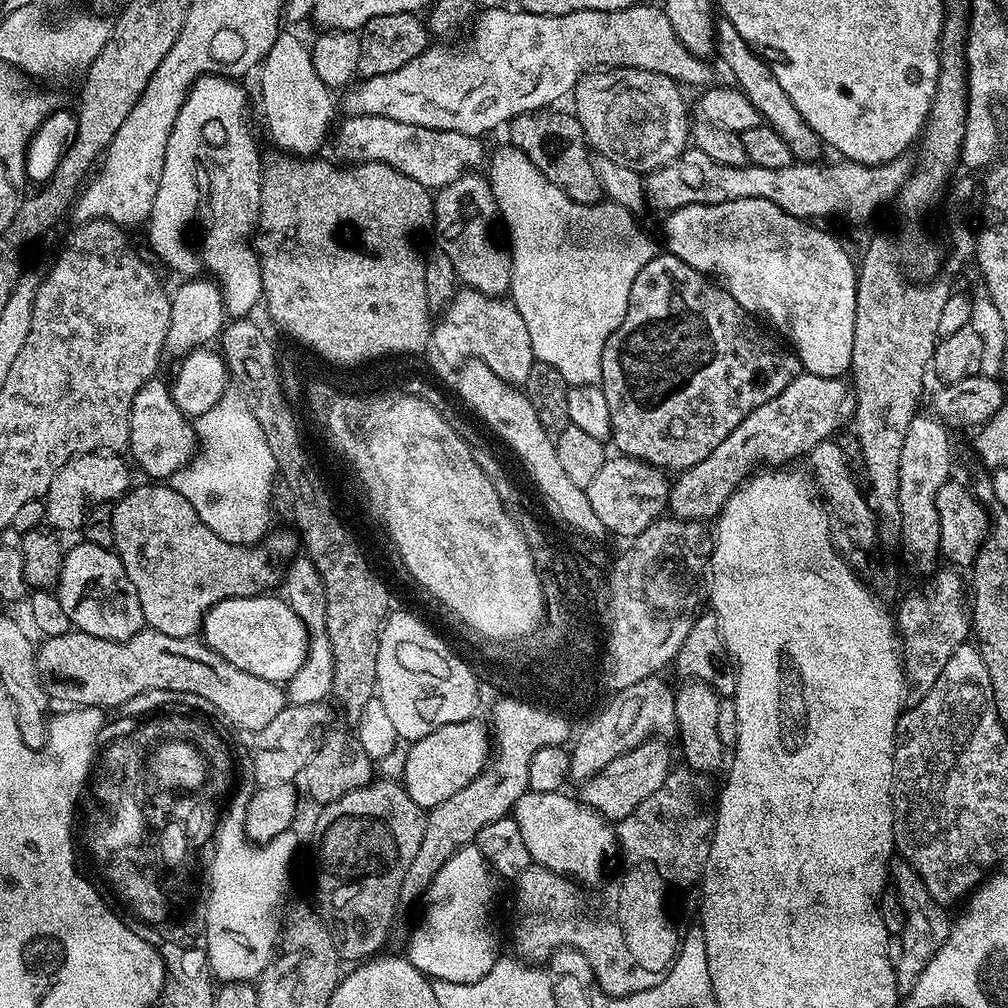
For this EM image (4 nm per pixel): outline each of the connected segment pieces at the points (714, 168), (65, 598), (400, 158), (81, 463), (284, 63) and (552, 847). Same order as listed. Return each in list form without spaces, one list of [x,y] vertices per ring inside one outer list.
[[[692,146],[676,160],[661,164],[646,176],[644,191],[649,205],[661,208],[664,214],[671,214],[677,208],[694,206],[695,204],[718,204],[736,199],[770,199],[772,188],[776,188],[776,170],[766,170],[755,166],[735,168],[722,166],[710,158],[710,154],[702,154],[702,150]]]
[[[76,544],[69,547],[64,554],[64,565],[58,585],[58,597],[62,610],[69,616],[73,629],[97,636],[103,640],[131,640],[137,632],[145,627],[142,606],[138,602],[136,587],[133,586],[124,563],[111,547],[103,548],[100,544]]]
[[[351,115],[342,126],[342,138],[357,161],[388,163],[429,190],[439,190],[457,180],[484,156],[477,137],[398,122],[382,115]]]
[[[81,454],[75,460],[62,465],[44,500],[47,523],[57,533],[72,532],[88,520],[88,511],[99,506],[103,500],[115,502],[133,487],[128,464],[120,454]]]
[[[279,33],[261,70],[262,104],[275,144],[298,158],[317,155],[334,118],[334,104],[331,89],[314,68],[311,49],[294,35]]]
[[[526,791],[515,804],[512,817],[516,822],[530,818],[530,828],[519,826],[519,829],[533,863],[575,878],[579,883],[594,882],[600,876],[606,856],[615,851],[615,831],[595,808],[565,794]]]

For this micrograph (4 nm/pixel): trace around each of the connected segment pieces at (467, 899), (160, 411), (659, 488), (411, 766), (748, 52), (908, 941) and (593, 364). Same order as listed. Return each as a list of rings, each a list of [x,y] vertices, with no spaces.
[[[474,846],[458,849],[442,867],[435,871],[435,876],[426,888],[428,909],[420,920],[420,925],[412,932],[412,941],[406,951],[407,960],[419,972],[433,981],[447,982],[449,985],[470,984],[482,978],[497,962],[496,932],[492,929],[492,911],[496,908],[496,884],[494,873],[482,854]]]
[[[153,378],[140,387],[134,396],[130,416],[130,434],[127,447],[132,448],[140,468],[145,472],[145,477],[156,482],[164,482],[176,471],[183,469],[193,459],[194,444],[188,440],[180,440],[184,436],[184,421],[186,416],[176,405],[173,389],[169,381]]]
[[[625,456],[613,457],[605,459],[602,470],[587,485],[586,491],[592,508],[606,526],[607,531],[632,540],[651,523],[658,520],[665,511],[669,501],[670,480],[665,477],[663,469],[642,460]]]
[[[477,718],[447,724],[411,745],[408,765],[404,768],[402,787],[417,806],[425,810],[439,809],[452,794],[458,794],[490,760],[490,728]]]
[[[727,18],[716,20],[716,42],[719,51],[721,53],[724,51],[725,66],[732,71],[733,78],[740,83],[739,91],[747,96],[761,117],[771,124],[773,130],[782,134],[786,146],[790,146],[793,157],[800,162],[819,161],[820,148],[822,149],[820,135],[802,118],[802,114],[794,106],[786,90],[782,90],[782,86],[776,81],[776,75],[772,73],[769,61],[765,60],[763,55],[757,54],[752,45],[746,43],[742,34],[734,30],[734,26]]]
[[[915,871],[900,872],[896,876],[894,891],[900,897],[900,905],[904,911],[904,930],[899,933],[902,942],[902,954],[895,961],[896,970],[896,991],[900,994],[907,994],[916,979],[926,970],[930,958],[938,954],[938,950],[946,942],[948,929],[950,927],[950,916],[943,907],[933,900],[926,890],[924,879]]]
[[[505,144],[504,147],[495,152],[490,168],[490,178],[494,188],[494,196],[498,204],[497,211],[500,213],[500,216],[508,216],[507,220],[510,220],[508,224],[512,224],[510,228],[514,228],[514,232],[516,232],[516,236],[510,237],[516,238],[516,250],[510,254],[512,257],[510,298],[518,309],[529,331],[533,357],[539,363],[548,364],[559,369],[560,373],[567,378],[569,385],[575,387],[584,387],[590,384],[597,385],[601,378],[602,350],[605,349],[605,344],[609,340],[610,335],[621,325],[621,322],[625,320],[626,310],[629,308],[629,296],[630,290],[633,288],[634,278],[637,277],[639,270],[642,270],[642,266],[644,266],[646,262],[652,260],[656,255],[656,249],[654,249],[653,242],[648,235],[644,234],[638,228],[635,213],[613,204],[607,206],[609,208],[608,210],[603,205],[605,203],[602,202],[593,204],[575,202],[575,200],[570,198],[562,188],[548,180],[548,178],[543,175],[542,171],[530,161],[525,153],[511,144]]]

